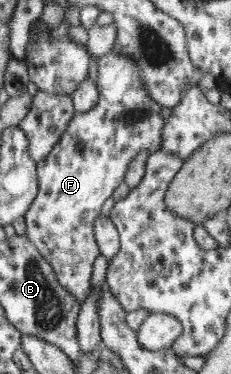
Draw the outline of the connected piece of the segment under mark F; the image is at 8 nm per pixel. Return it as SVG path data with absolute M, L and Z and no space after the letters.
M119 51L107 52L99 56L99 59L97 85L101 96L98 104L87 113L75 111L59 142L45 159L39 161L38 176L41 182L39 195L24 217L27 237L54 267L58 281L78 298L81 307L90 293L94 261L101 255L94 237L94 225L101 216L103 201L107 201L113 195L113 191L123 183L123 175L127 175L131 163L134 163L135 156L139 156L139 152L147 150L153 154L161 149L164 127L163 119L159 115L161 105L151 97L150 91L143 85L141 66Z

